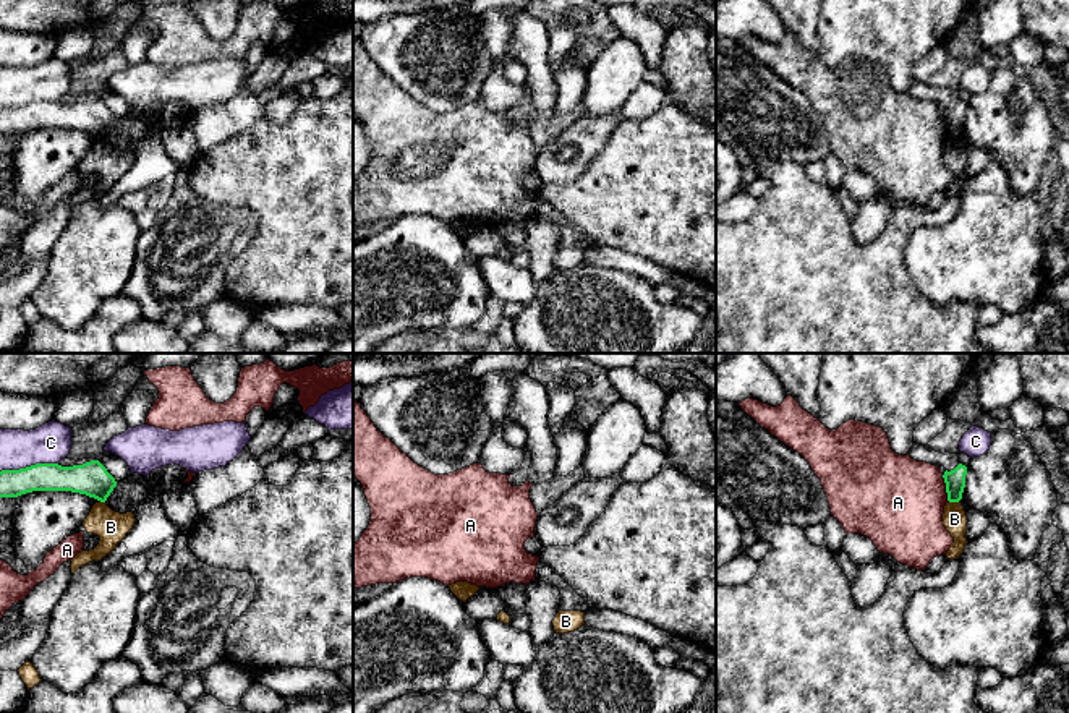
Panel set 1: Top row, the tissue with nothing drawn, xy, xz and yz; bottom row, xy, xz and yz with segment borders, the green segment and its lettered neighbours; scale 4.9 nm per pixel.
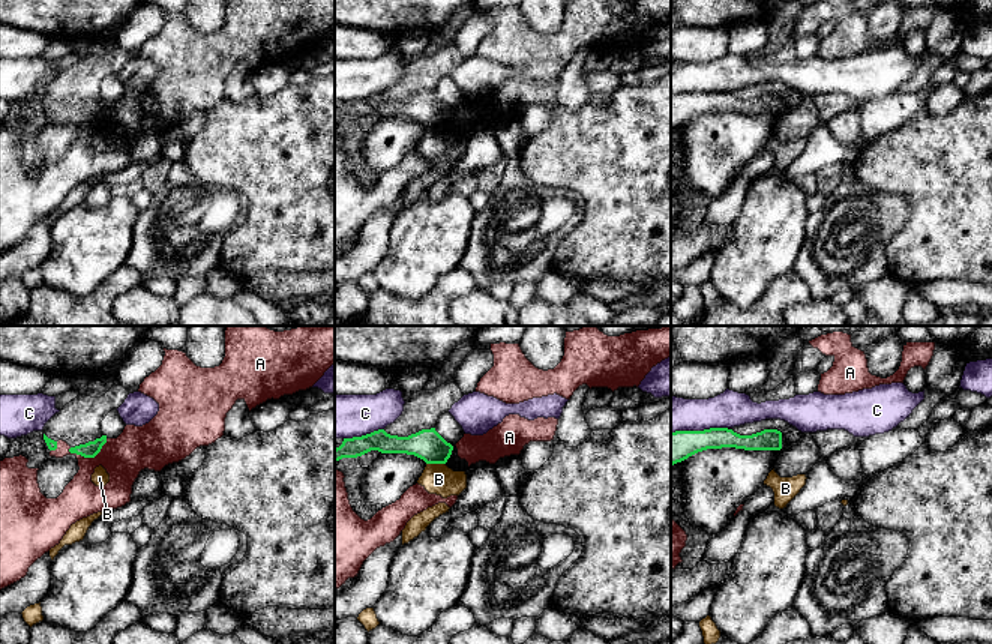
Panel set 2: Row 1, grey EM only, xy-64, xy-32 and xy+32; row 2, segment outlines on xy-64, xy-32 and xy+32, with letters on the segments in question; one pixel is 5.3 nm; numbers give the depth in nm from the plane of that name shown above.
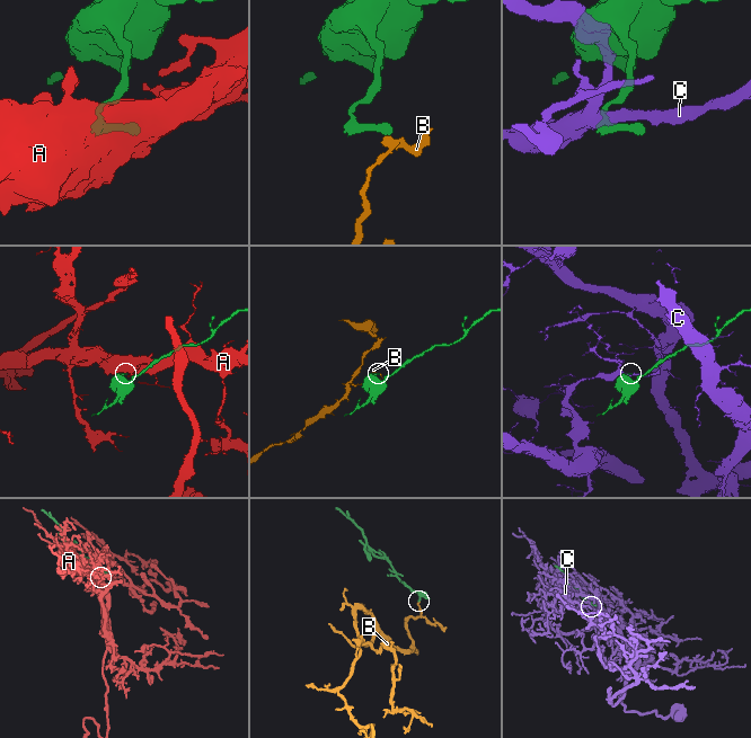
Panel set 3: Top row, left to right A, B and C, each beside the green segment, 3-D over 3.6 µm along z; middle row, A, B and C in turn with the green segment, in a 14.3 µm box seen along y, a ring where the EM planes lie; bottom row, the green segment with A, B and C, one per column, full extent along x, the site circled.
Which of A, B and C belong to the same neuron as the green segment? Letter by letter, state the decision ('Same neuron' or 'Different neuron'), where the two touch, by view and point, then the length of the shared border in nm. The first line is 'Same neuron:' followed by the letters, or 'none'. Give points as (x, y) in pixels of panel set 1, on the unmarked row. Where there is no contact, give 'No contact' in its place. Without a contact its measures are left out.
Same neuron: none
A: Different neuron. Touches green at yz (946, 125). Shared border 130 nm
B: Different neuron. Touches green at yz (954, 138). Shared border 60 nm
C: Different neuron. Touches green at xy (28, 104). Shared border 300 nm

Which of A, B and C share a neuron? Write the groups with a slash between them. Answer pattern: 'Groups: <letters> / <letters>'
Groups: A / B / C

